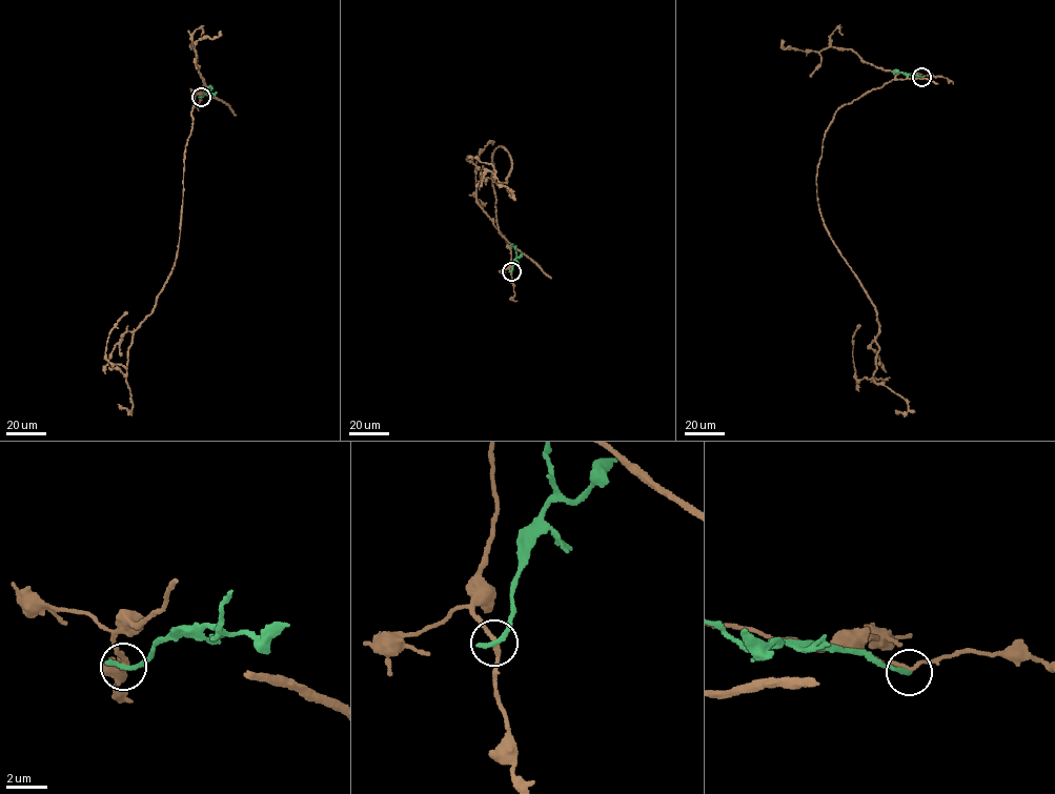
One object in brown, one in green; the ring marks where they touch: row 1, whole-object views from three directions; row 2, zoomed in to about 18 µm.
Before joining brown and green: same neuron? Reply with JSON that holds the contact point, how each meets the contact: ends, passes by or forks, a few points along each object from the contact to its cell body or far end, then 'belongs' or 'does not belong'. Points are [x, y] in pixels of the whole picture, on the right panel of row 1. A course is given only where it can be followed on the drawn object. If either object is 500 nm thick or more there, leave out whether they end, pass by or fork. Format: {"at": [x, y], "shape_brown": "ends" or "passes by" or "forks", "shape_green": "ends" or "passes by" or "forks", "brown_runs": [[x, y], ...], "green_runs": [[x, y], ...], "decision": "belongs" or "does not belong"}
{"at": [921, 77], "shape_brown": "passes by", "shape_green": "ends", "brown_runs": [[921, 77], [899, 73], [843, 105], [823, 140], [819, 210], [879, 326], [876, 370], [859, 380], [860, 325]], "green_runs": [[921, 77], [895, 69], [894, 75]], "decision": "does not belong"}

